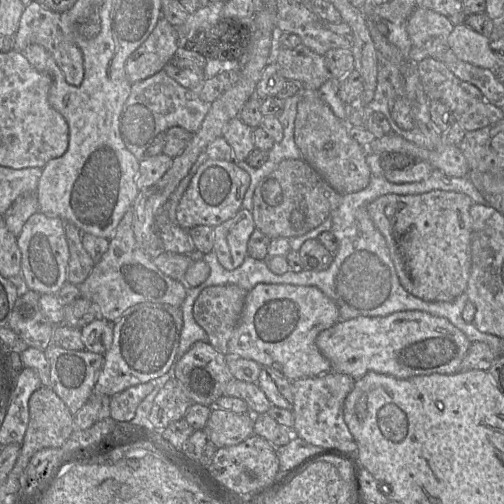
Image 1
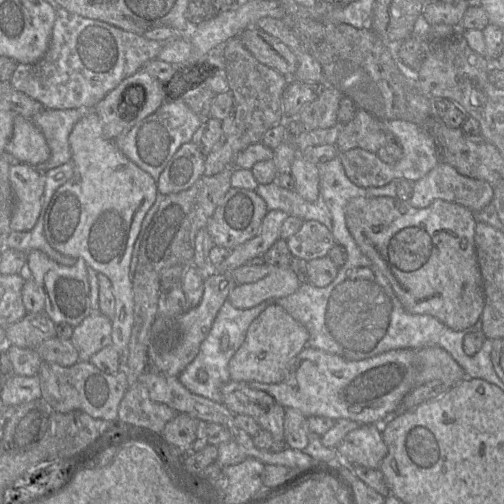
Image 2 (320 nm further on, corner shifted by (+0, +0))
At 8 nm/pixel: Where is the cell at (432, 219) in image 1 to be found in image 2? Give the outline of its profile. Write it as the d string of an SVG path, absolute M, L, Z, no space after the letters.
M354 198L345 207L345 218L357 246L379 268L407 312L431 315L455 331L481 319L485 297L475 245L477 217L471 210L444 200L417 209L398 198Z

